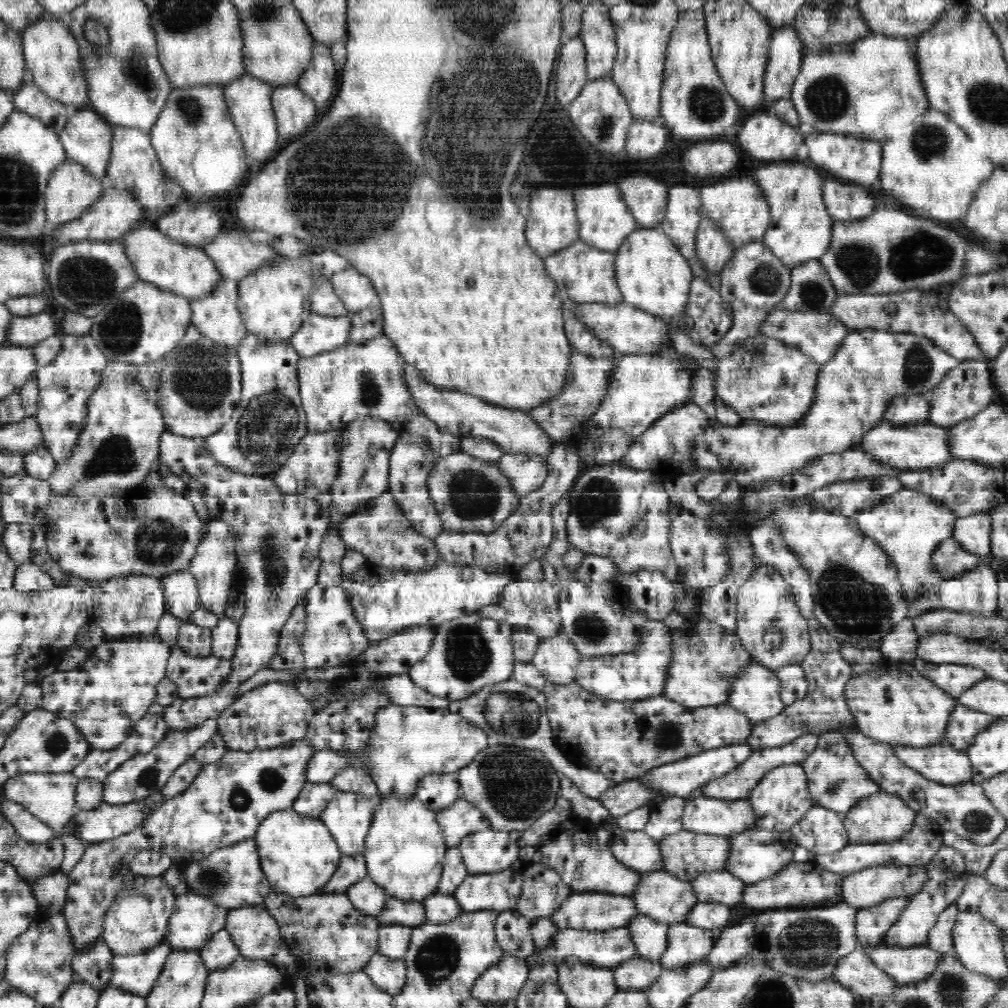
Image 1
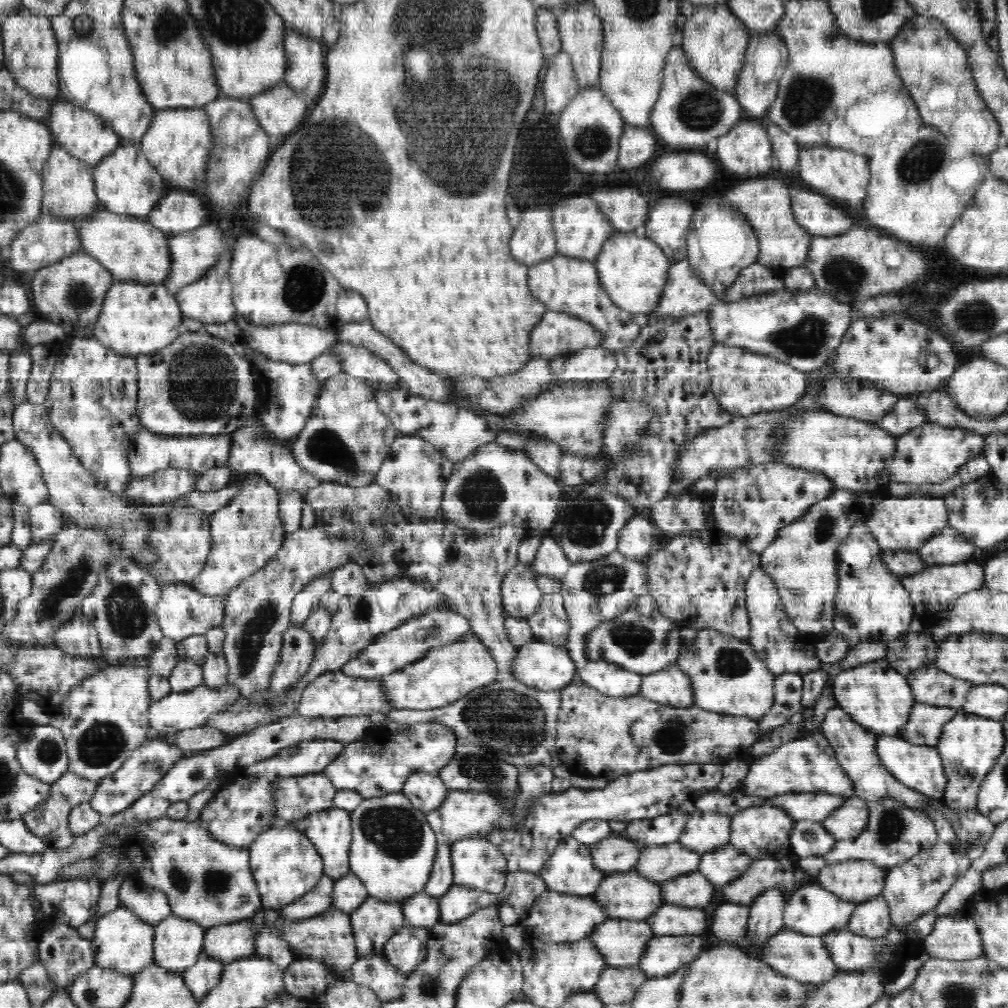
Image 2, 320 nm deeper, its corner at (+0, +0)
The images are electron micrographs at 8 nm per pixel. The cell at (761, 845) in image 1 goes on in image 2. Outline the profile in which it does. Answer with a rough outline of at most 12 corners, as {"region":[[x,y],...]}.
{"region":[[728,843],[703,853],[698,871],[724,887],[747,872],[751,856]]}

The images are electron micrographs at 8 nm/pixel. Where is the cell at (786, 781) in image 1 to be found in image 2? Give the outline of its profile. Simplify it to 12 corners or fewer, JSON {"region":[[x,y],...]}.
{"region":[[762,804],[731,818],[729,843],[753,860],[791,854],[796,820]]}

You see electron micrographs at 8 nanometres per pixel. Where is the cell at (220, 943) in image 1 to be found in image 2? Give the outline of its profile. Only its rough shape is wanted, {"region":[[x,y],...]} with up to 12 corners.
{"region":[[202,954],[184,970],[198,1002],[220,982],[222,961]]}

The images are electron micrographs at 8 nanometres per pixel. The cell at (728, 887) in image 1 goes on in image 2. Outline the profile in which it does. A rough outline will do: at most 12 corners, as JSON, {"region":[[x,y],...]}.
{"region":[[699,871],[661,884],[664,903],[703,909],[715,886]]}

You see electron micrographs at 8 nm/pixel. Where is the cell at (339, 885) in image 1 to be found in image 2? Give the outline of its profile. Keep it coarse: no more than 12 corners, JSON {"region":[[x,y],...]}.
{"region":[[324,875],[300,901],[280,909],[296,923],[332,907],[336,880]]}

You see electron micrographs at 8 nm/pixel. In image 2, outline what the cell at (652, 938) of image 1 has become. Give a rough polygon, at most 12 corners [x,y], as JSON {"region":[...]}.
{"region":[[609,919],[590,941],[608,967],[636,965],[655,938],[645,921]]}

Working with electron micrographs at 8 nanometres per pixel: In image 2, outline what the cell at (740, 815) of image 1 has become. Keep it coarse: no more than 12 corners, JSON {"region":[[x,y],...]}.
{"region":[[697,810],[678,841],[688,850],[714,851],[729,843],[731,818]]}

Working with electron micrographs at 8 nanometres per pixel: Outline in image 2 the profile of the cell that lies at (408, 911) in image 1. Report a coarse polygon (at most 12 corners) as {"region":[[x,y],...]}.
{"region":[[373,897],[351,913],[358,959],[383,956],[404,928],[401,902]]}

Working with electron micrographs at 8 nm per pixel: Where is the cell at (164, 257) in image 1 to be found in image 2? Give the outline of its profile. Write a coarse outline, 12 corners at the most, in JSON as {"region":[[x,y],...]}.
{"region":[[99,209],[72,218],[82,251],[116,282],[158,284],[168,234]]}

